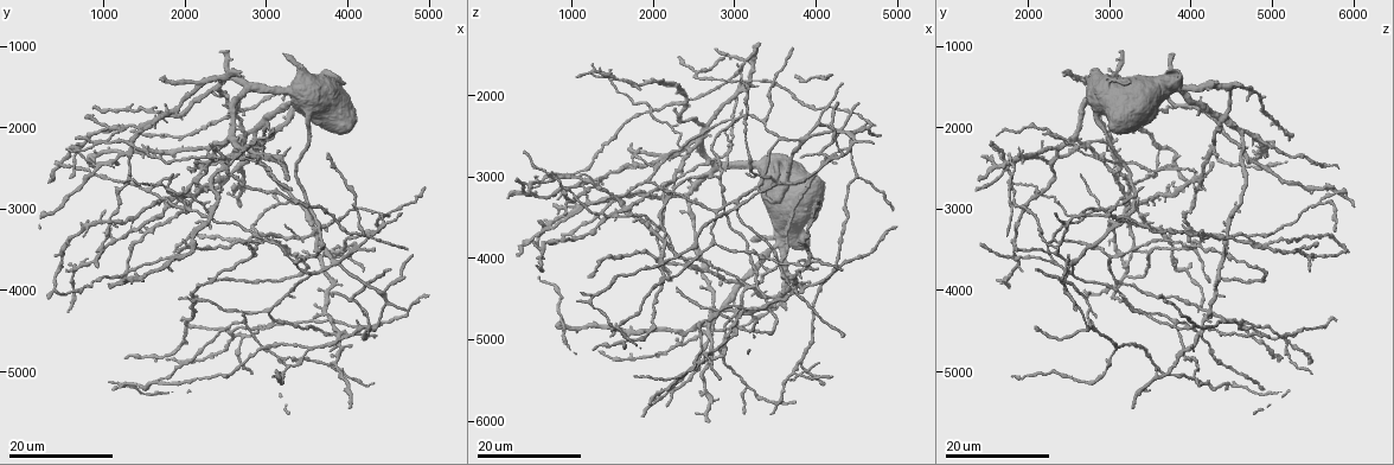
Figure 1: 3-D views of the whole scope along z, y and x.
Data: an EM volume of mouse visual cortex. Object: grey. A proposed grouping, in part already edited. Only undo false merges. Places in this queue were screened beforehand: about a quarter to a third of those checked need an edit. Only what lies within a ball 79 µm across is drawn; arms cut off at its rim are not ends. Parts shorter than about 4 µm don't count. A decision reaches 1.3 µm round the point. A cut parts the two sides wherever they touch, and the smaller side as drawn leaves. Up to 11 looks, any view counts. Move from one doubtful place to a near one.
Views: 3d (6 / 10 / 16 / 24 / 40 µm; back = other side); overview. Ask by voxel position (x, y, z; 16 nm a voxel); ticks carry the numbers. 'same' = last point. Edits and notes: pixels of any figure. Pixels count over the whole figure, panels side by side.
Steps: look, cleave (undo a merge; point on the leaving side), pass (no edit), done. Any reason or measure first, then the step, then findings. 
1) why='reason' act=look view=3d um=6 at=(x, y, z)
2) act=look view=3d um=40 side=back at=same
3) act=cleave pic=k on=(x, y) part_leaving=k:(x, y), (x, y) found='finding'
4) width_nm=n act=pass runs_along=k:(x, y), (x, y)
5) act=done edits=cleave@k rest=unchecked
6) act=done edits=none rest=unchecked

why='four-way junction' act=look view=3d um=16 at=(2700, 4600, 5200)

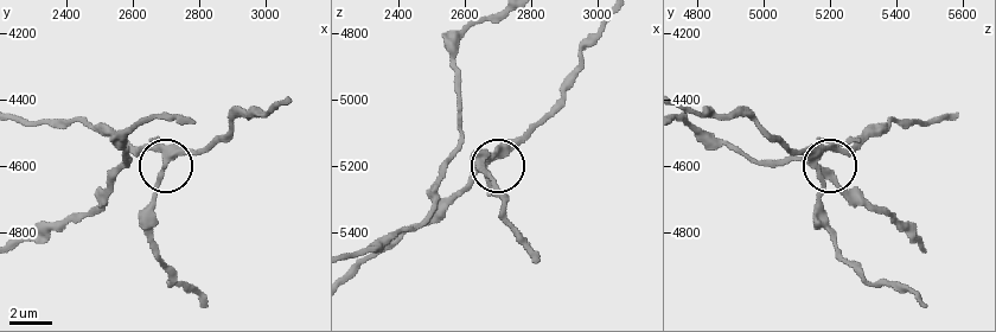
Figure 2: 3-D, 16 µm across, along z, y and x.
why='closer look' act=look view=3d um=6 at=(2700, 4560, 5170)

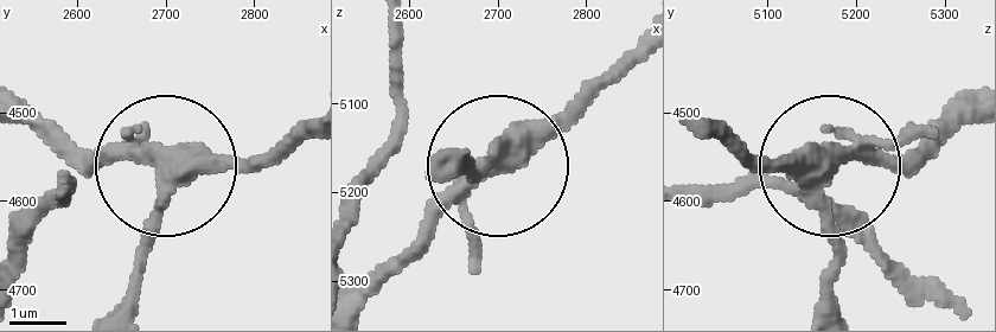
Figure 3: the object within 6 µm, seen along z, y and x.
width_nm=350 act=pass runs_along=3:(304, 122), (247, 160), (68, 151) found='one neuron here'

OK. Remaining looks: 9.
act=look view=3d um=16 at=(2950, 2300, 2600)

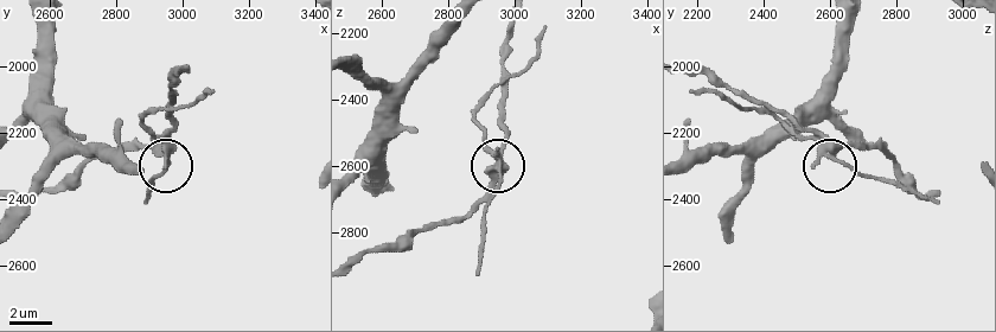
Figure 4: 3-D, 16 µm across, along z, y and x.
act=look view=3d um=6 at=same

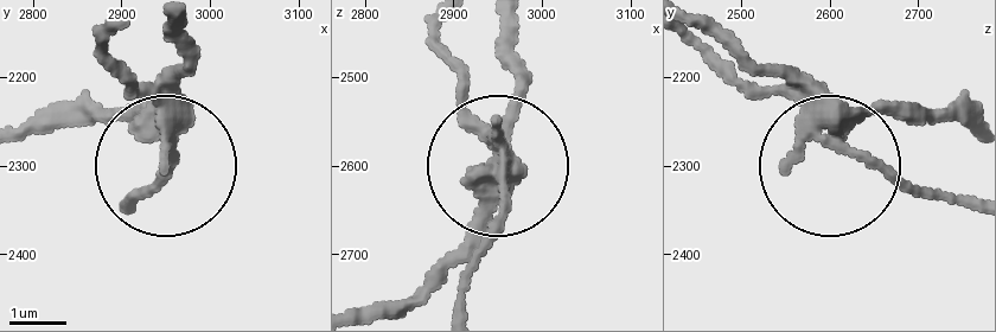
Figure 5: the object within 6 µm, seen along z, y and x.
side_arm_um=6 act=pass runs_along=5:(970, 121), (885, 107), (837, 145), (951, 202) found='all the same neuron'

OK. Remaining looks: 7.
why='thin arm on a thick one' act=look view=3d um=24 at=(3400, 3350, 4150)

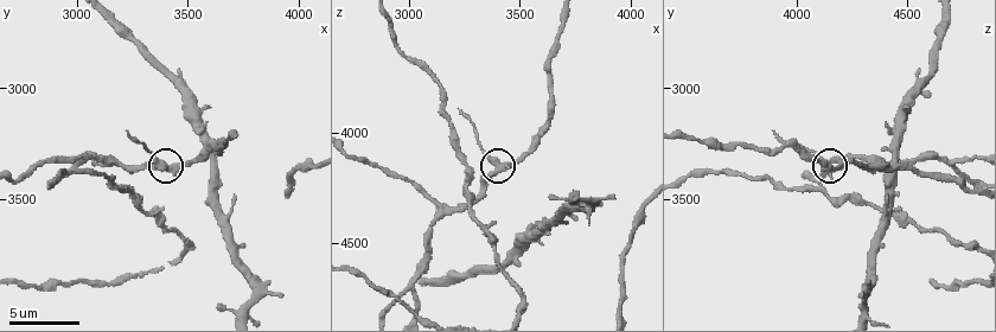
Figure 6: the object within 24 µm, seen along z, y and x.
why='zoom in' act=look view=3d um=10 at=(3390, 3360, 4140)

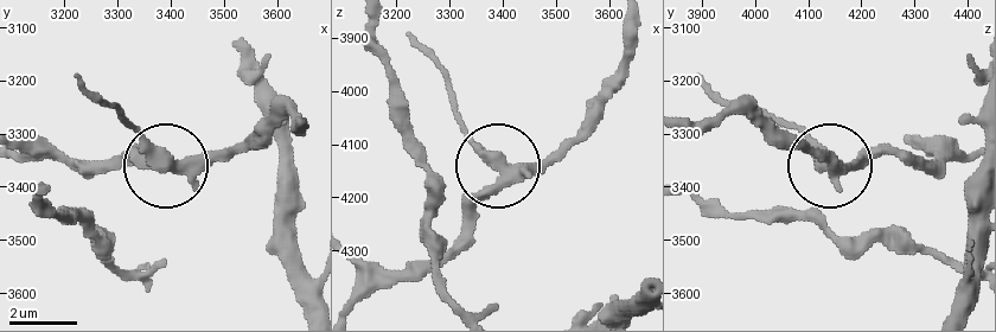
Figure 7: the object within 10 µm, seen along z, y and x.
side_arm_um=6 arms=4 act=cleave pic=7 on=(139, 131) found='two neurons meet here'

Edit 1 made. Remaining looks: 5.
why='calibre changes' act=look view=3d um=16 at=(4200, 4450, 2750)

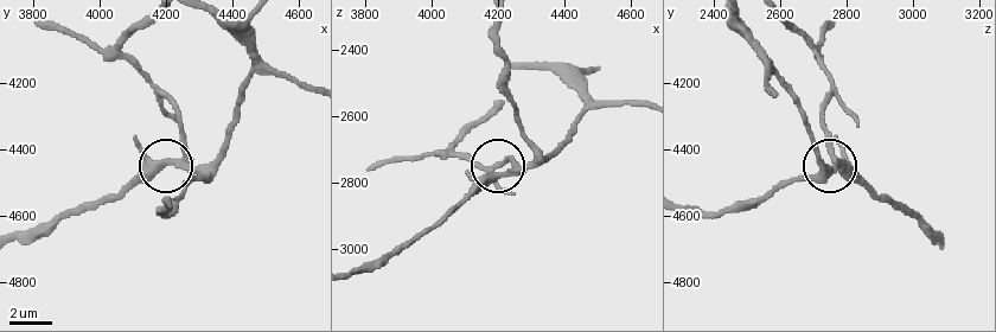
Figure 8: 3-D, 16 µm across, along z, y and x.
why='closer look' act=look view=3d um=6 at=(4220, 4430, 2780)

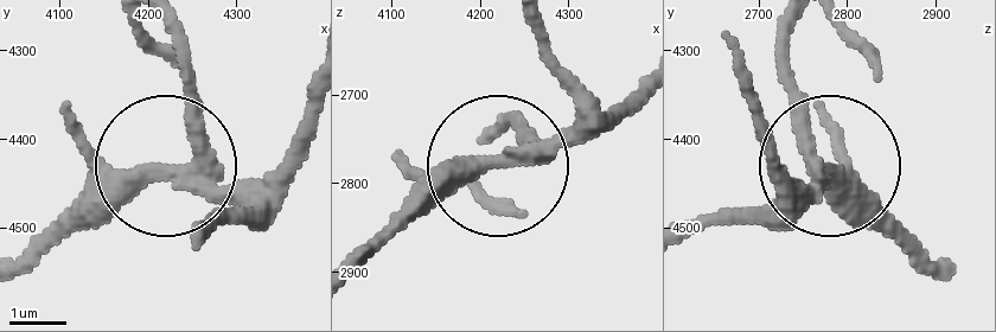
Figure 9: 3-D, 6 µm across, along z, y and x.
width_nm=290 act=cleave pic=9 on=(179, 66) part_leaving=9:(204, 144), (172, 20) found='two neurons meet here'

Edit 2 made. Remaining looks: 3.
act=look view=3d um=16 at=(2400, 2400, 2950)

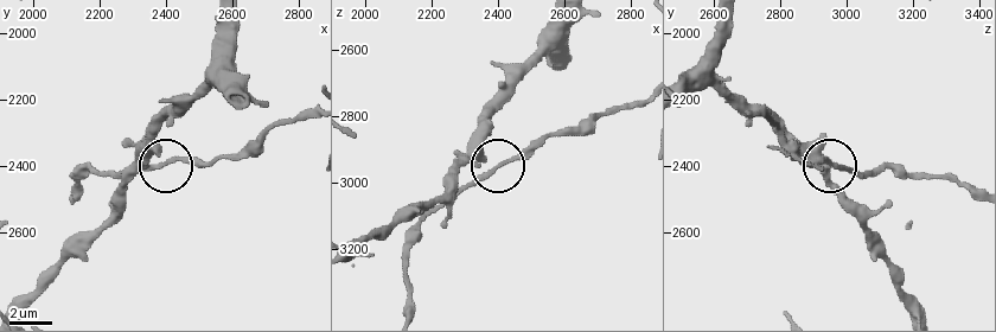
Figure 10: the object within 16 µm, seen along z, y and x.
why='zoom in' act=look view=3d um=10 at=(2370, 2400, 2970)

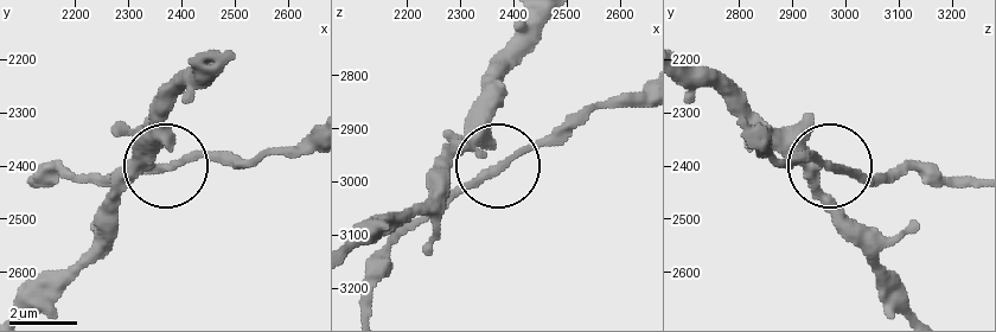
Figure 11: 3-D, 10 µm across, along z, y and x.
arms=3 act=pass found='all the same neuron'

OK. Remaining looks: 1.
act=done edits=cleave@7,cleave@9 rest=unchecked

